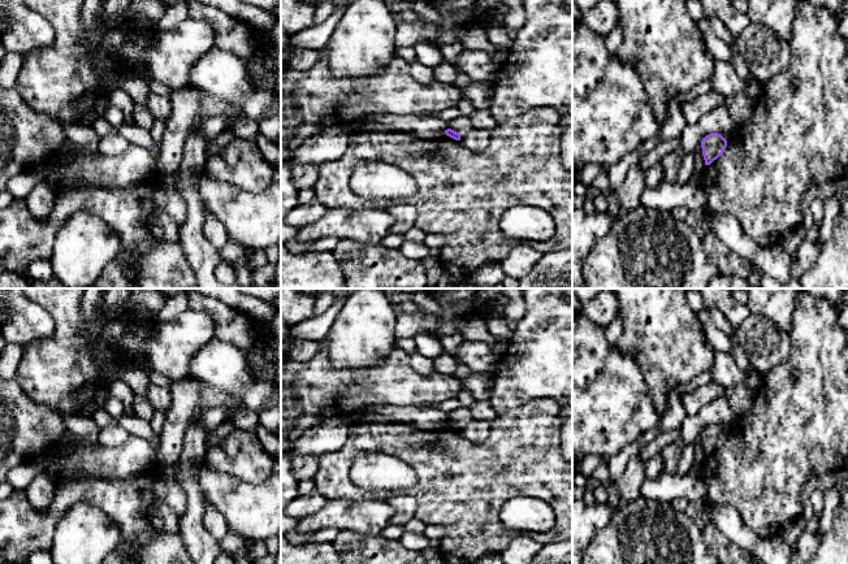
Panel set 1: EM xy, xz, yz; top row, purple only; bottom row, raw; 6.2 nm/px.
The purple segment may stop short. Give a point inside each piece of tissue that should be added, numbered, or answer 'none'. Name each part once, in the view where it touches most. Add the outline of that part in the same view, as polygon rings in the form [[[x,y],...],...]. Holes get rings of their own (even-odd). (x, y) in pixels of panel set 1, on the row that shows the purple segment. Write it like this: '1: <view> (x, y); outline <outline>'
none

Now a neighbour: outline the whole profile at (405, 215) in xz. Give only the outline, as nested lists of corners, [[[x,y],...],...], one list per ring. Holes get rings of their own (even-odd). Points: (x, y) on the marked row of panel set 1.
[[[398,204],[388,209],[394,217],[395,222],[391,226],[391,234],[404,235],[415,226],[416,209],[410,204]]]

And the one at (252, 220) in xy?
[[[204,173],[199,194],[225,227],[229,242],[254,252],[281,244],[281,182],[272,182],[261,192],[247,192]]]

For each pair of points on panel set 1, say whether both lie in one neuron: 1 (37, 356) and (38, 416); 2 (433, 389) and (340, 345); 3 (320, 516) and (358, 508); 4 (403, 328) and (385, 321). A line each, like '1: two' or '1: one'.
1: two
2: two
3: one
4: two

